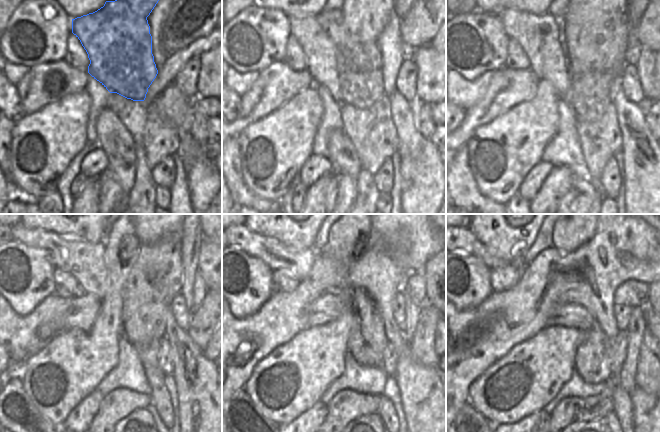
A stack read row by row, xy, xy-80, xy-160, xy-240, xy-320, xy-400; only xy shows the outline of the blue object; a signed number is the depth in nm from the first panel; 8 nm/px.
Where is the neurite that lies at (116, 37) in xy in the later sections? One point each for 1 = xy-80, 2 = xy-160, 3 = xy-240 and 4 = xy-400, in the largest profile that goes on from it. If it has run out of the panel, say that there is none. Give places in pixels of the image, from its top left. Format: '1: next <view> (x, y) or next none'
1: next xy-80 (354, 29)
2: next xy-160 (596, 25)
3: next xy-240 (145, 303)
4: next xy-400 (593, 359)

